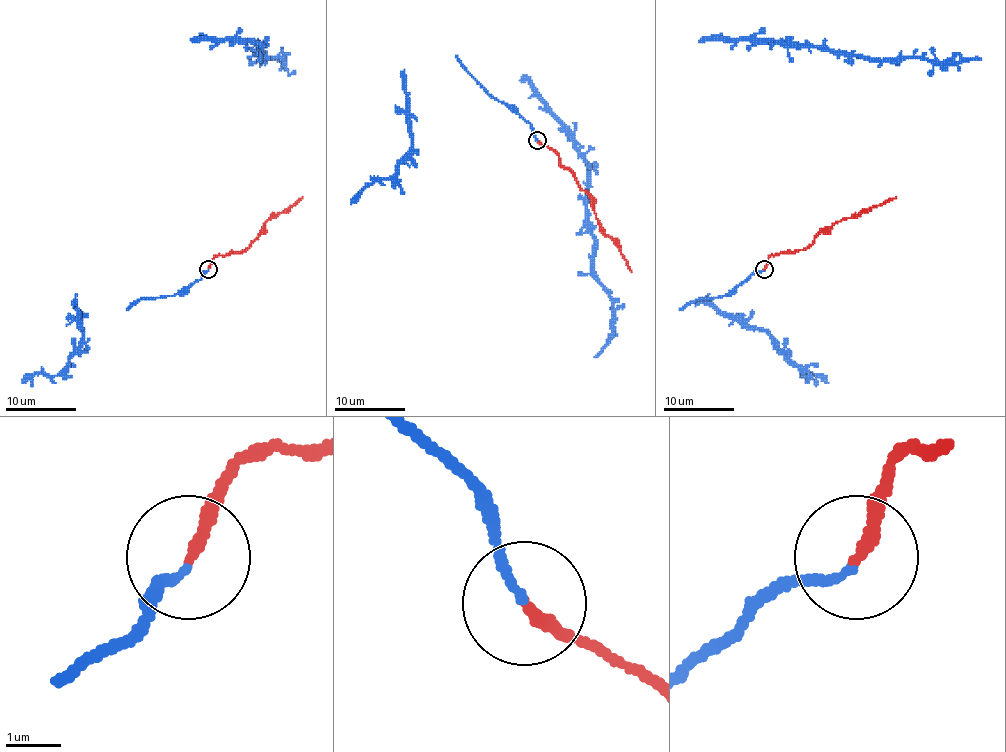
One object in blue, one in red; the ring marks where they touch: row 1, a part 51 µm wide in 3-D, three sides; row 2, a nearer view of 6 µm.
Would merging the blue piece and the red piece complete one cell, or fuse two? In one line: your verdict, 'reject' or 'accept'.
accept

